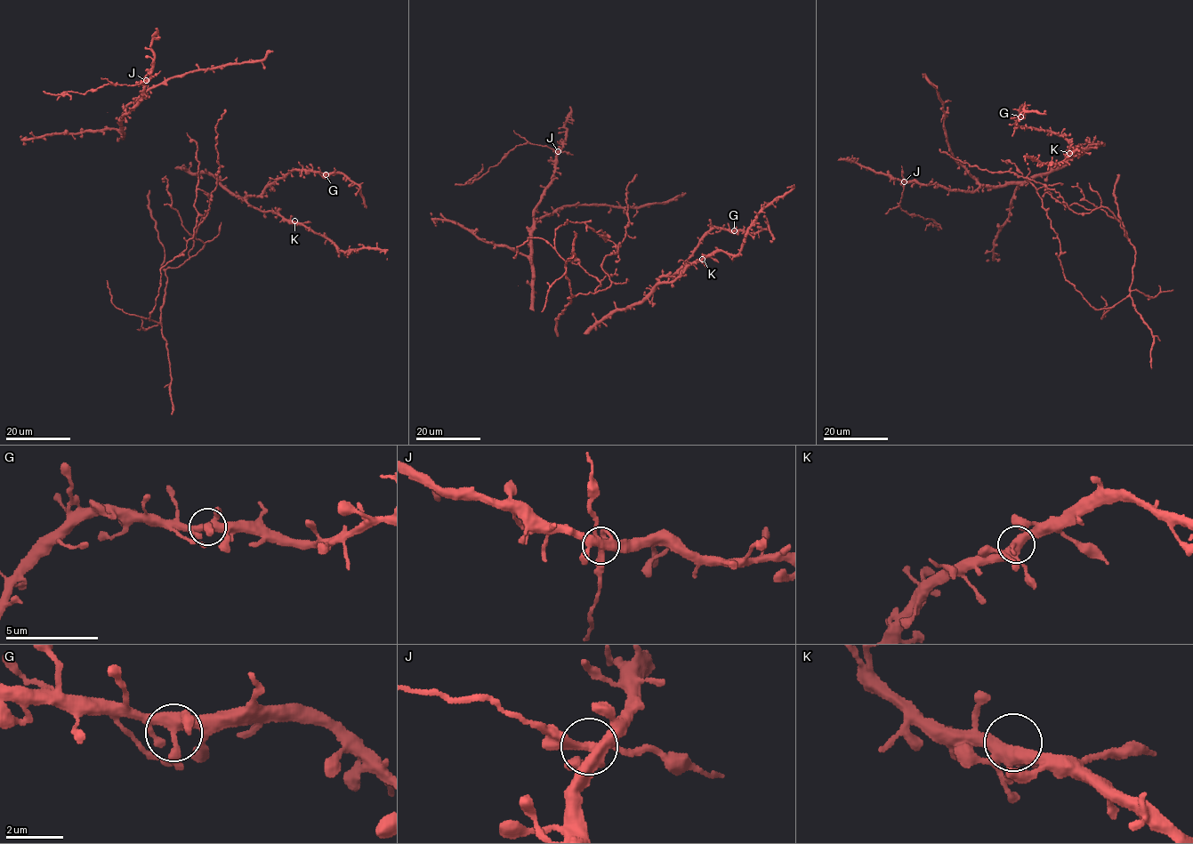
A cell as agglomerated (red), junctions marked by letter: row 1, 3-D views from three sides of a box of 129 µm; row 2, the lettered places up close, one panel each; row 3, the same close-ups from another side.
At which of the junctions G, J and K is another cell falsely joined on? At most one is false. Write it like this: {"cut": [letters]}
{"cut": ["J"]}

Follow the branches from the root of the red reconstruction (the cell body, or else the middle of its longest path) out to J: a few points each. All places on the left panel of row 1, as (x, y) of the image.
J: (221, 69), (198, 68), (170, 77), (141, 92), (130, 102), (124, 116), (142, 98), (145, 80)

